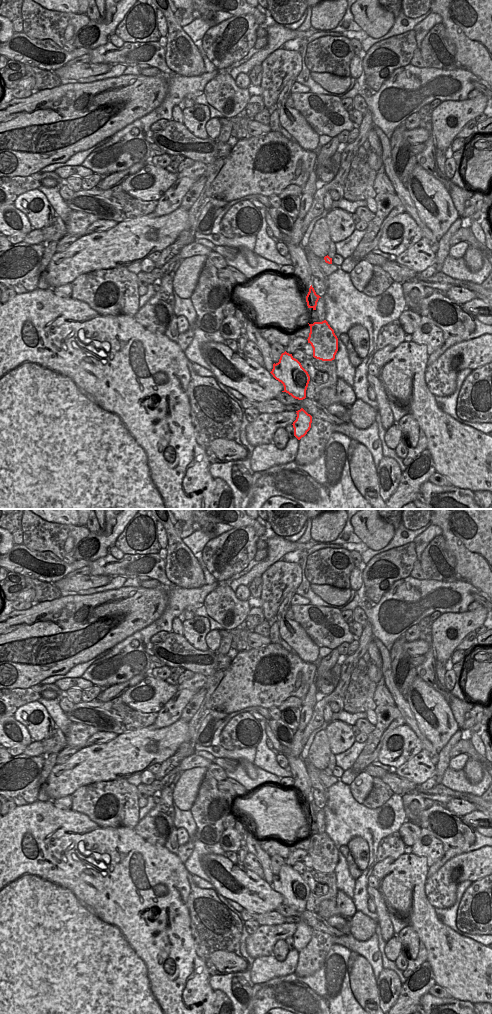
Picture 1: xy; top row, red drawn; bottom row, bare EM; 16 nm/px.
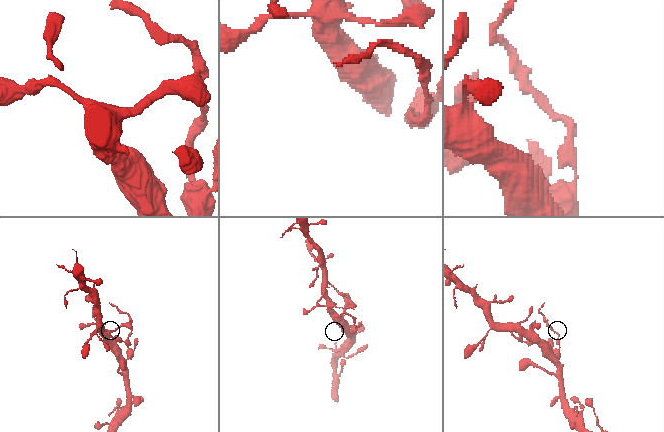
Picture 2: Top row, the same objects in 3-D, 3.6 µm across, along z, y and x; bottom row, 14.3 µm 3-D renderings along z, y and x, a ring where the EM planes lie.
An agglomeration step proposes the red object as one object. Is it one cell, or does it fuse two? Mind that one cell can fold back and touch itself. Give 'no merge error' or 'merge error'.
merge error

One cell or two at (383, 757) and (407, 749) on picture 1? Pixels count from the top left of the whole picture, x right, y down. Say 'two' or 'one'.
one

